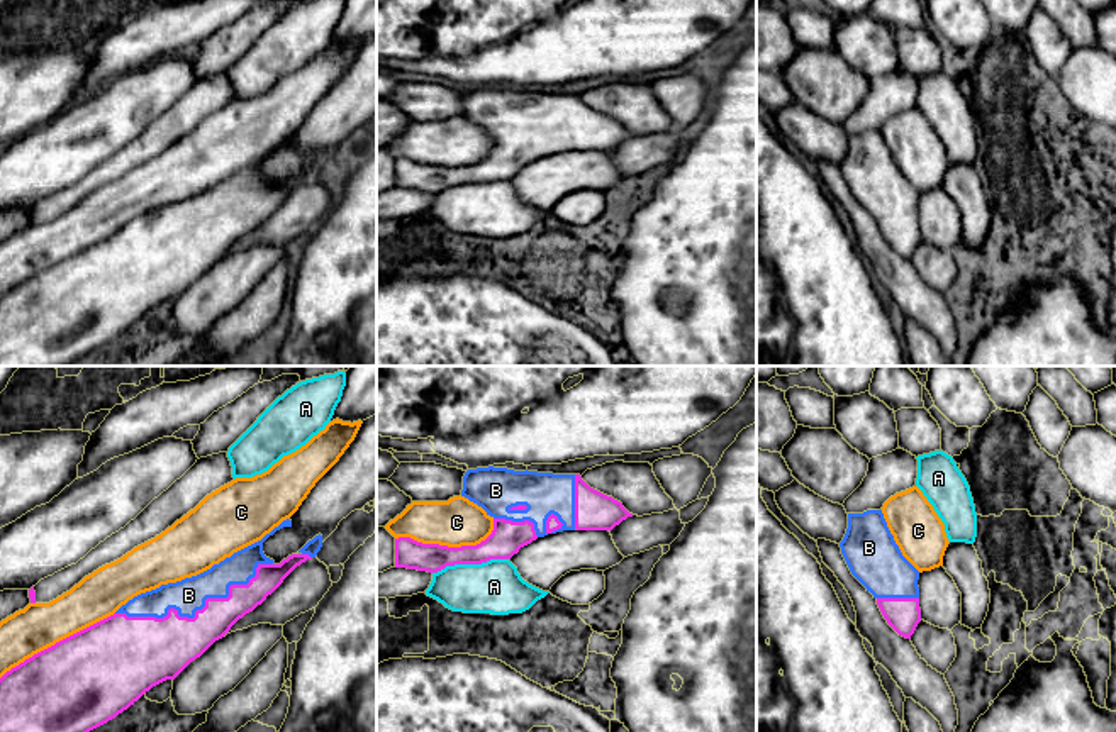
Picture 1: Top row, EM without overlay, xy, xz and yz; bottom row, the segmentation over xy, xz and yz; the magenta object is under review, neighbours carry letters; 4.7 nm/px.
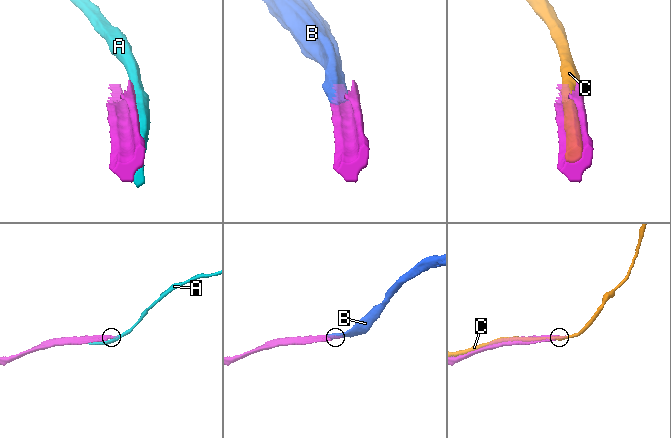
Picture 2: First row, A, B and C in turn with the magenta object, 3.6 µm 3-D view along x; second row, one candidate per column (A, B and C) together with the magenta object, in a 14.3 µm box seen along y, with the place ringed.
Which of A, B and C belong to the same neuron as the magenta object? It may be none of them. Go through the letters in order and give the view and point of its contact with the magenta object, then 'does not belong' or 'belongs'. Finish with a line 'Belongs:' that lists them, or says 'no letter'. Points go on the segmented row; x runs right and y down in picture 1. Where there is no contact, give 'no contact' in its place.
A: contact xz (470, 563); does not belong
B: contact xy (199, 610); belongs
C: contact xy (56, 643); does not belong
Belongs: B

